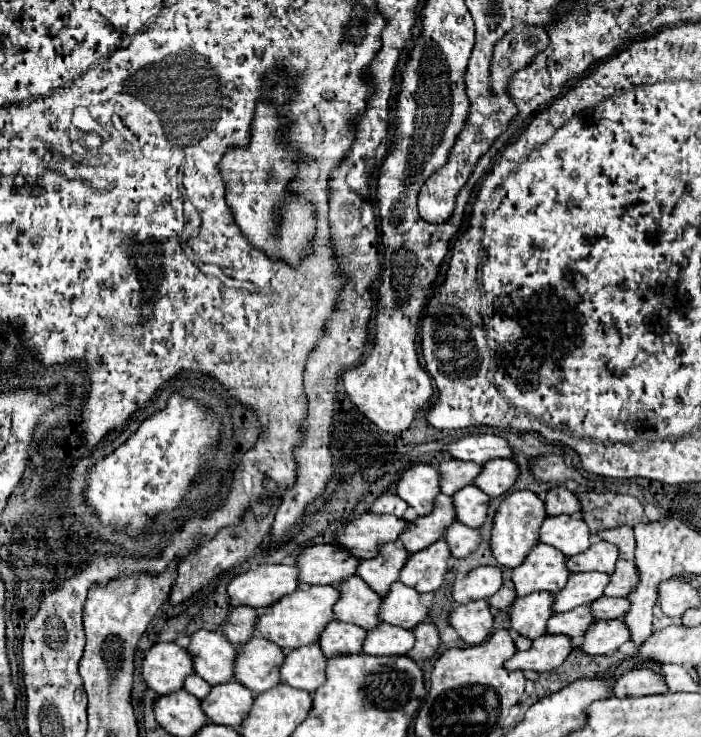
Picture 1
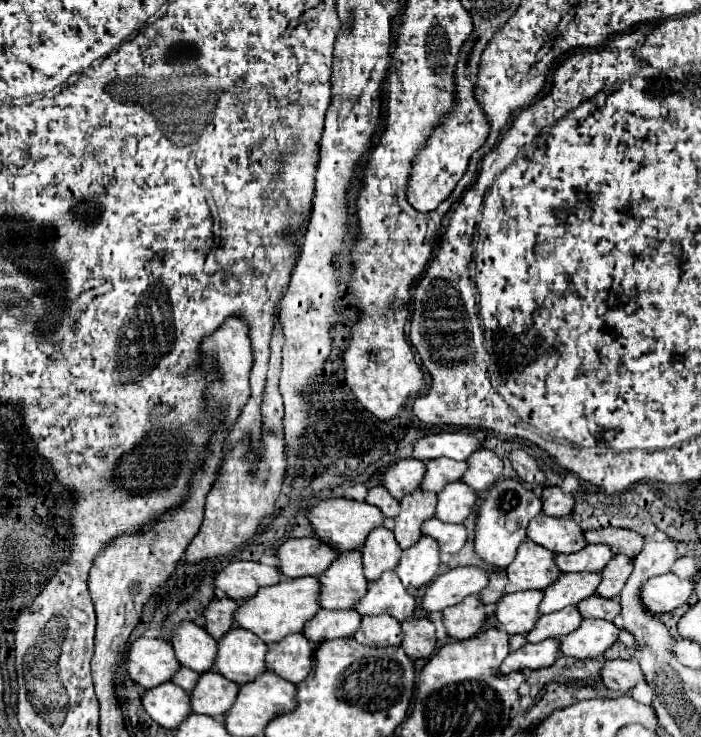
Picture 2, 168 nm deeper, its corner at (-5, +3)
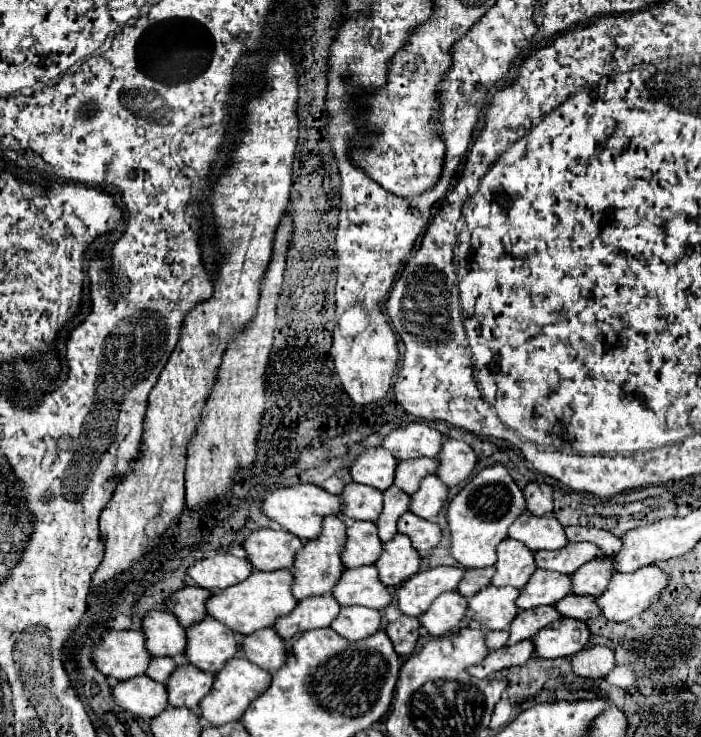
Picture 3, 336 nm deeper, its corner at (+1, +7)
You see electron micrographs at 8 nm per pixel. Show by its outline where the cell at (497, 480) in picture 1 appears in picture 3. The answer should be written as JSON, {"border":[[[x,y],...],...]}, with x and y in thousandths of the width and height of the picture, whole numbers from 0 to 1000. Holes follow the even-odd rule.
{"border":[[[643,594],[632,600],[629,619],[623,619],[623,624],[629,627],[623,646],[629,646],[629,651],[638,659],[652,659],[663,654],[675,643],[675,635],[680,632],[680,616],[675,613],[675,608],[669,608],[669,602],[658,597]]]}

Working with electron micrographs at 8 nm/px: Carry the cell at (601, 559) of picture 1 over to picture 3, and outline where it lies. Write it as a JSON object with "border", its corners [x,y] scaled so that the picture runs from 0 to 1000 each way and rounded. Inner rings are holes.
{"border":[[[812,735],[806,744],[783,749],[763,749],[763,765],[775,773],[792,773],[800,779],[817,779],[823,771],[854,754],[854,744],[840,735]]]}

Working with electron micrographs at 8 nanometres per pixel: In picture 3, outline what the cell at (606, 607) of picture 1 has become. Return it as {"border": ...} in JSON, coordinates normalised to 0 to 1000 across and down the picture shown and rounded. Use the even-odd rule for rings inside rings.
{"border":[[[812,806],[795,820],[795,828],[809,839],[823,839],[823,841],[843,841],[857,836],[857,825],[852,825],[846,809]]]}

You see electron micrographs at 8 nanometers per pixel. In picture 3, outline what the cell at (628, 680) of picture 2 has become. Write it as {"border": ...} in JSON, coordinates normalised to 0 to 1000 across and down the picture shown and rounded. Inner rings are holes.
{"border":[[[863,877],[837,879],[817,890],[817,912],[837,923],[857,923],[877,906],[877,885]]]}

